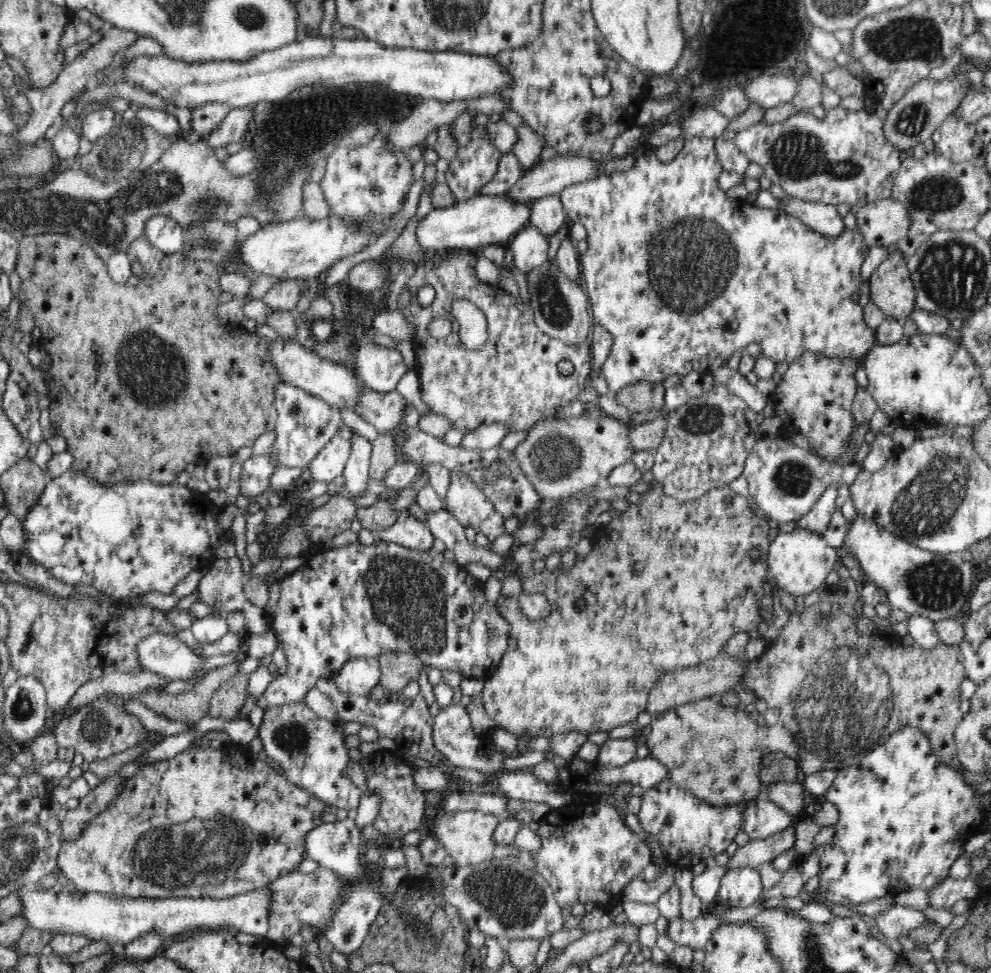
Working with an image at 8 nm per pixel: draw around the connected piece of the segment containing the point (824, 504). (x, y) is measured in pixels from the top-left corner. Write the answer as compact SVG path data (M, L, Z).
M839 484L828 486L828 490L822 493L818 500L814 503L812 510L802 516L800 520L796 520L796 528L808 529L816 533L826 532L832 514L837 511L836 498L838 498Z

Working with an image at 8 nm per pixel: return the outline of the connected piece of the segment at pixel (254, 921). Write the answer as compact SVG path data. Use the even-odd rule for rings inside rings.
M264 887L246 894L238 894L232 898L128 898L117 895L91 894L54 894L50 890L36 892L31 888L20 890L23 901L23 912L20 916L26 918L29 927L36 930L48 931L52 934L74 934L91 938L91 941L107 941L112 946L118 944L128 945L140 936L158 933L161 938L181 936L184 931L193 931L196 928L203 930L218 930L234 928L238 933L251 934L254 936L267 936L269 930L269 913L271 906L270 888Z

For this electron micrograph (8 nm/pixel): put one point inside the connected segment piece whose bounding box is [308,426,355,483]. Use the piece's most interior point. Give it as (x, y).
(328, 466)

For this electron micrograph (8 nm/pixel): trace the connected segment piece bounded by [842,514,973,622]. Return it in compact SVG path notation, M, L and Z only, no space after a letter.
M857 514L856 518L852 520L852 522L848 523L848 534L845 542L843 543L842 548L844 548L847 552L847 556L852 556L856 558L858 561L858 565L860 566L860 570L864 571L868 578L868 582L874 583L880 590L882 590L885 595L885 599L888 600L892 609L899 608L900 610L904 610L908 615L920 614L920 616L926 617L934 622L938 622L939 620L944 619L954 619L956 614L962 610L962 607L967 604L968 598L971 596L970 586L972 586L972 567L973 562L964 562L961 554L958 553L934 553L931 551L923 550L921 547L918 547L916 544L911 544L910 542L902 541L900 538L893 536L889 532L886 532L882 527L878 526L873 520L868 520L863 516L859 516Z

